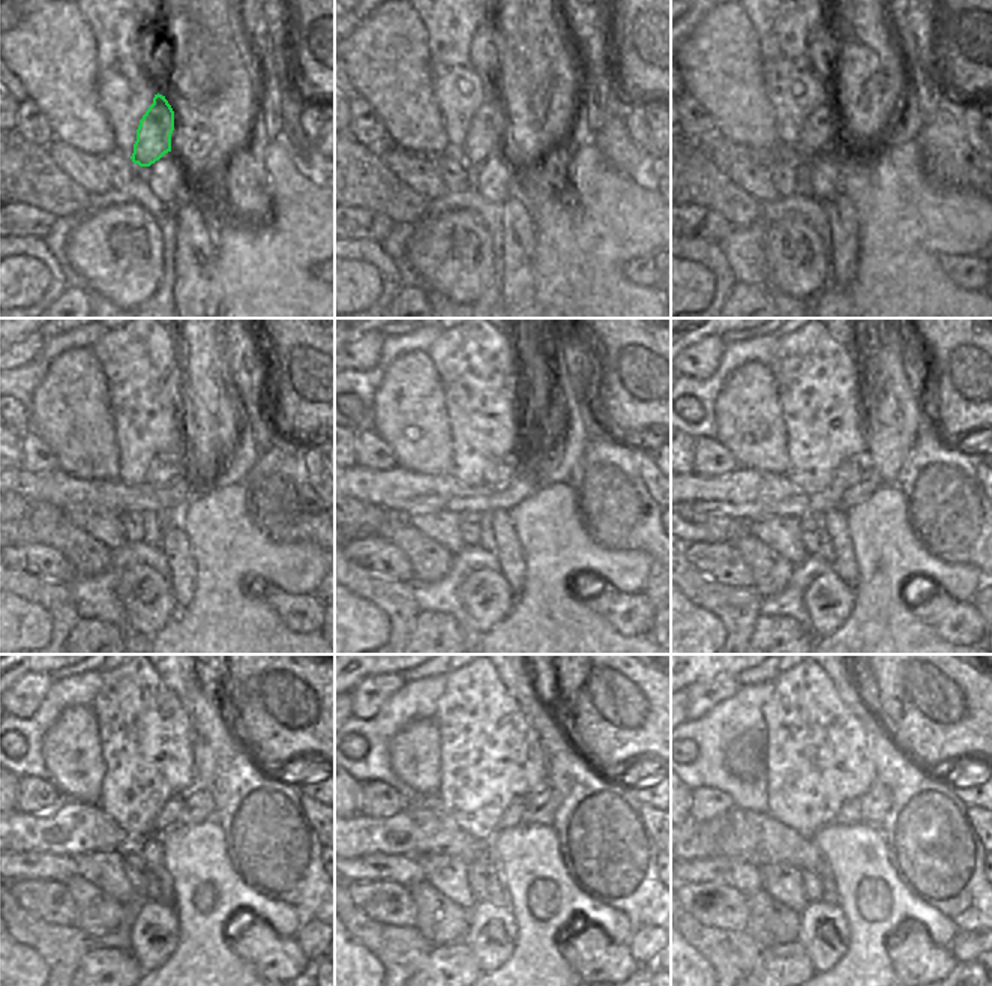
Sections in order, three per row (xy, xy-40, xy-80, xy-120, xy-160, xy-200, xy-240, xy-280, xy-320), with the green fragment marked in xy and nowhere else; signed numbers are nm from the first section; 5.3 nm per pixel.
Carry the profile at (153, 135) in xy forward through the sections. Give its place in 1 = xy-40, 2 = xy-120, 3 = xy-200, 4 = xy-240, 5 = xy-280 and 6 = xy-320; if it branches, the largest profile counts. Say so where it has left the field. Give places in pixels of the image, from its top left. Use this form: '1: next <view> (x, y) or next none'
1: next xy-40 (486, 135)
2: next xy-120 (162, 470)
3: next xy-200 (847, 473)
4: next xy-240 (174, 806)
5: next xy-280 (520, 806)
6: next xy-320 (850, 814)

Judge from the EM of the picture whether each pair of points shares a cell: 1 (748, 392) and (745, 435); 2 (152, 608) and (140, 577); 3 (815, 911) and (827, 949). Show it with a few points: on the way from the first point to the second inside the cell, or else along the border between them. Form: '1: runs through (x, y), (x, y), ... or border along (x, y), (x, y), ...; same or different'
1: runs through (748, 402), (748, 425); same
2: runs through (147, 601), (137, 589), (137, 584); same
3: runs through (815, 920), (815, 931), (820, 940); same

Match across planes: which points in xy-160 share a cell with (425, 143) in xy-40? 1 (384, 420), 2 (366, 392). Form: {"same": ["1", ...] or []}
{"same": ["1"]}

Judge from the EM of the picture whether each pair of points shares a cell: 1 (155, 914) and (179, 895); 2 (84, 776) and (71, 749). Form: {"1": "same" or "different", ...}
{"1": "different", "2": "same"}

